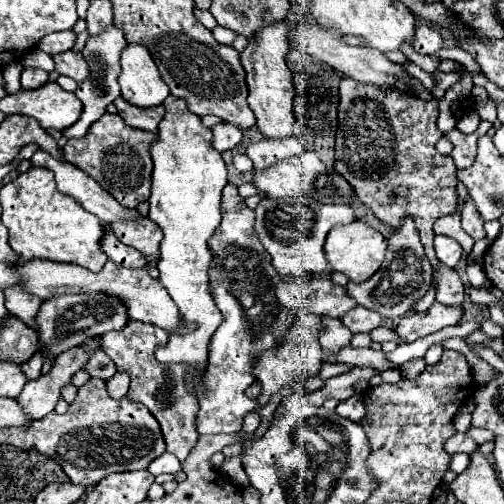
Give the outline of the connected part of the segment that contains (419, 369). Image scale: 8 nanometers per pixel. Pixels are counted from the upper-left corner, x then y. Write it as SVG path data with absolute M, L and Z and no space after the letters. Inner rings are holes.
M411 359L411 361L407 361L403 367L401 367L401 375L405 377L405 379L415 379L415 377L419 377L421 373L423 373L423 369L425 369L425 359Z

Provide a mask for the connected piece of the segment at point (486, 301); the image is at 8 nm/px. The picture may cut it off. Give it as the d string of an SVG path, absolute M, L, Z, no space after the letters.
M469 287L469 297L477 305L493 305L497 301L491 293L487 293L485 289L477 289L477 287Z

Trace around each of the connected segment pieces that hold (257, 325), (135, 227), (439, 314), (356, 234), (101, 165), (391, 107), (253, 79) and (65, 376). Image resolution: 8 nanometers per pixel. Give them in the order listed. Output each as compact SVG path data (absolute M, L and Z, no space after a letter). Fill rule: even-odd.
M227 183L223 189L221 215L221 225L207 243L213 253L209 269L211 295L225 319L215 331L215 337L211 337L211 347L207 351L207 393L199 397L199 433L237 433L241 429L243 417L257 409L257 403L245 395L245 389L255 381L251 371L253 359L263 349L283 339L301 315L319 313L343 317L357 305L347 297L343 287L331 281L331 273L311 277L309 281L281 281L271 265L269 253L255 235L255 213L245 205L233 183Z
M151 219L117 221L117 223L111 223L111 227L117 239L129 247L139 249L147 257L147 263L159 259L159 241L163 235L161 235L161 229Z
M435 301L427 313L415 313L415 315L403 317L401 323L395 327L395 331L411 343L419 337L441 331L443 327L457 325L461 319L463 319L463 307L461 305L451 307L451 305L443 305L443 303Z
M353 221L349 225L333 227L331 233L327 235L327 241L323 247L329 269L347 275L355 283L367 281L381 267L383 257L385 257L385 249L387 249L387 239L363 221Z
M105 113L99 121L91 125L85 137L67 141L63 147L63 155L69 163L73 163L83 173L91 175L103 189L109 189L109 193L125 207L137 207L139 203L149 199L151 193L151 153L149 147L155 141L155 133L147 133L141 129L133 129L125 125L125 121L119 115Z
M341 79L339 83L339 109L337 109L335 161L333 161L335 171L349 181L349 185L357 193L357 199L365 203L387 225L399 227L399 219L411 213L415 227L421 235L425 253L433 267L439 263L433 251L433 237L435 237L433 223L443 215L451 215L457 207L455 163L451 157L441 155L435 149L435 143L443 135L437 127L437 117L439 117L437 99L423 101L399 89L379 89L377 85L359 85L353 79Z
M283 21L263 27L259 33L255 33L255 37L249 39L247 49L241 53L241 63L245 67L247 85L249 85L247 101L257 119L257 131L265 139L283 139L283 137L299 135L299 123L293 113L295 89L293 89L291 71L285 63L289 51L289 33L291 27L287 27Z
M89 343L89 345L69 349L67 353L61 353L47 373L43 373L35 381L25 383L17 401L19 405L23 405L23 411L27 413L27 417L31 417L31 421L43 419L47 413L55 409L61 397L61 387L71 383L71 375L75 371L83 369L83 365L89 359L91 347L93 345Z

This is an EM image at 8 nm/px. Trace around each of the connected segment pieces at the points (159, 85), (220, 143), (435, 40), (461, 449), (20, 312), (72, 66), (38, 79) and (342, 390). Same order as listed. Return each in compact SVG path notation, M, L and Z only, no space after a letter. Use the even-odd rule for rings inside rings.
M127 45L121 53L121 95L137 107L155 107L165 101L169 89L155 61L143 45Z
M221 123L211 129L213 129L213 147L221 153L235 149L243 137L243 131L231 123Z
M419 25L415 29L413 47L419 55L433 55L435 51L441 49L441 35L435 29L427 27L427 25Z
M455 433L447 443L445 443L445 451L447 453L475 453L477 451L477 443L469 437L469 435L461 435L461 433Z
M3 289L3 293L5 293L7 311L17 319L21 319L25 325L37 329L35 317L43 301L31 293L23 293L23 289Z
M69 49L65 53L53 55L53 61L55 61L55 71L59 75L67 75L67 77L75 79L77 83L89 77L89 65L81 53L75 53Z
M23 69L21 73L21 87L23 89L37 89L41 85L47 83L49 73L41 71L41 69Z
M355 367L355 369L351 369L349 373L343 373L343 375L339 375L339 377L329 379L327 385L325 385L321 391L311 393L311 399L313 399L317 405L321 405L325 397L335 397L335 399L339 399L339 401L347 401L347 399L355 393L353 383L357 383L359 379L371 379L373 375L375 375L375 369L369 369L369 367L359 369L359 367Z

